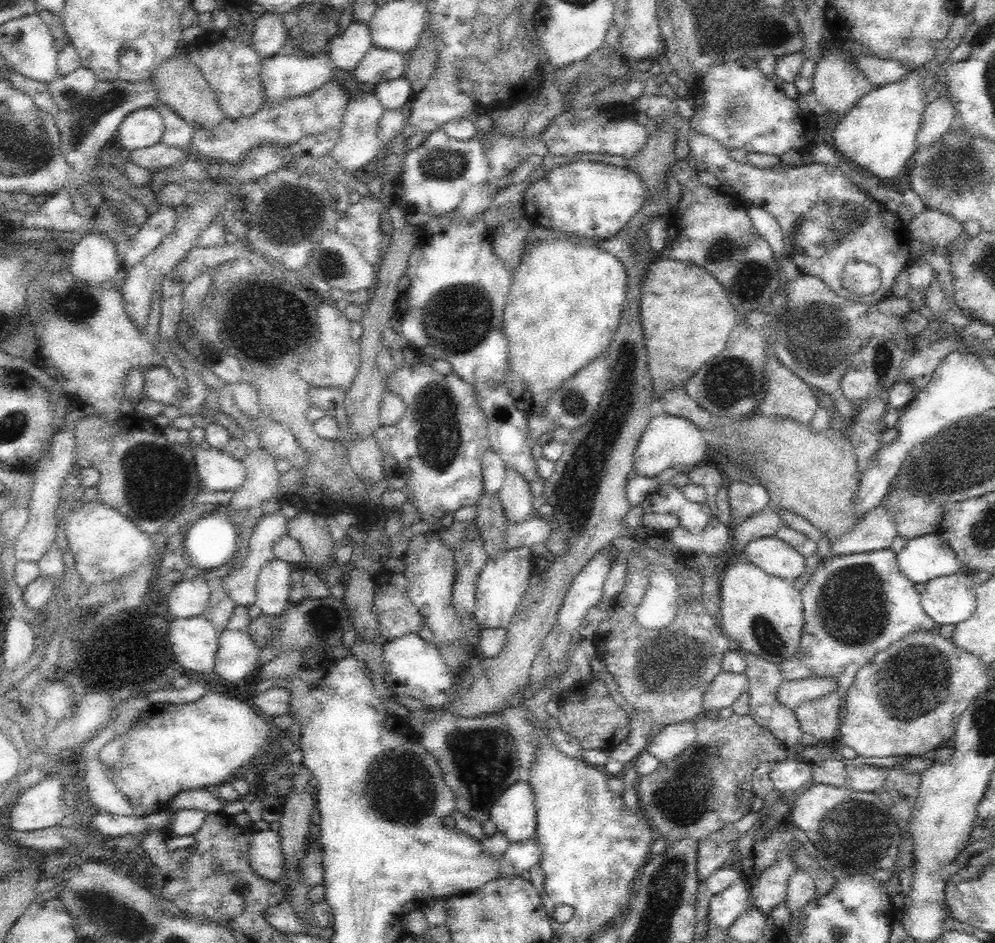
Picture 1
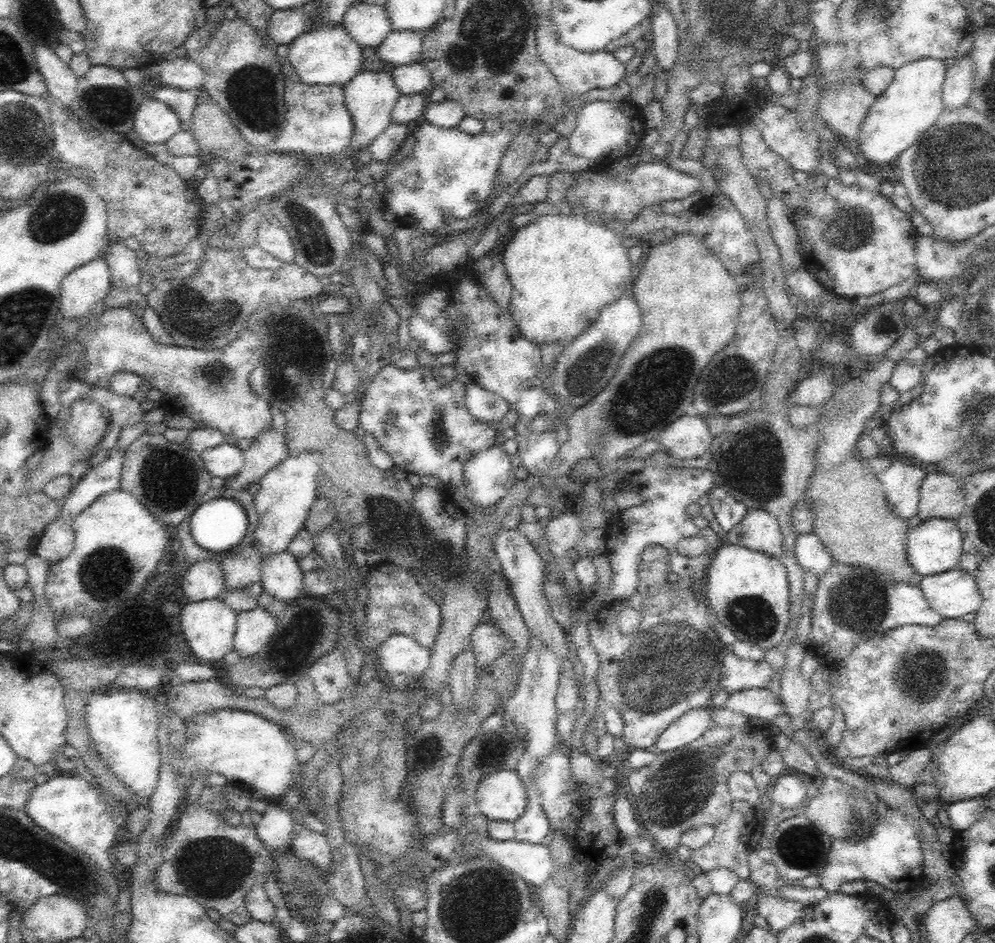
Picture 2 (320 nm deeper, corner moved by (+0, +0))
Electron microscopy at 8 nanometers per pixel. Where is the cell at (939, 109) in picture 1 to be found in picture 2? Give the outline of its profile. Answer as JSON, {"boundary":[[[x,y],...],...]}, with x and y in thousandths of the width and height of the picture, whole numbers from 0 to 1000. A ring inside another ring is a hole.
{"boundary":[[[975,58],[955,65],[947,89],[949,116],[961,117],[972,110],[977,102],[979,71]]]}

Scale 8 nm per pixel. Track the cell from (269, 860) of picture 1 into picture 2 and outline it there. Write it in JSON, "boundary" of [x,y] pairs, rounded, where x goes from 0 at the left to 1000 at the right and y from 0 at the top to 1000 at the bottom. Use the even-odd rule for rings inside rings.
{"boundary":[[[271,855],[269,859],[263,859],[263,867],[255,875],[255,878],[265,897],[275,901],[278,906],[291,900],[295,883],[295,869],[281,855]]]}

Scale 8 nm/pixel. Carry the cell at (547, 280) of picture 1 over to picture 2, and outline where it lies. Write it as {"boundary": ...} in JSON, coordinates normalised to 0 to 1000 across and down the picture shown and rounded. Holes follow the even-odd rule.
{"boundary":[[[551,227],[539,235],[521,242],[507,265],[507,280],[515,308],[513,332],[526,358],[541,366],[551,363],[573,363],[605,333],[609,324],[625,316],[635,299],[632,264],[625,261],[625,251],[609,239],[591,235],[588,228]]]}

